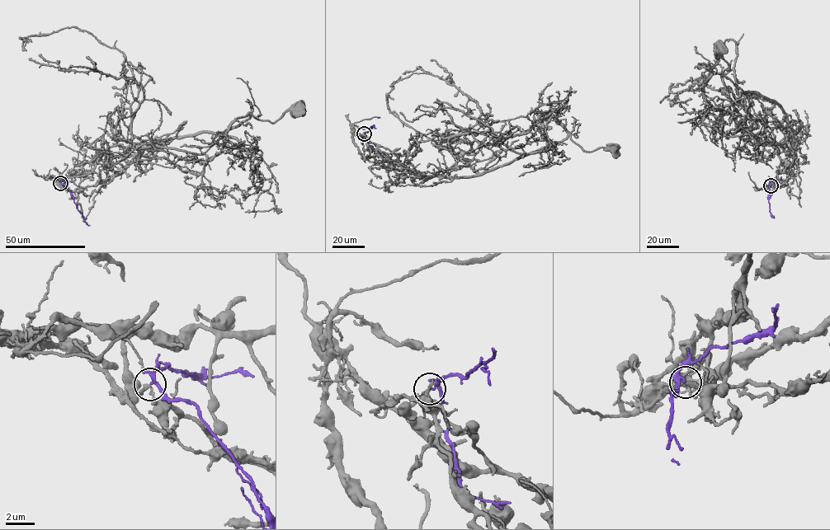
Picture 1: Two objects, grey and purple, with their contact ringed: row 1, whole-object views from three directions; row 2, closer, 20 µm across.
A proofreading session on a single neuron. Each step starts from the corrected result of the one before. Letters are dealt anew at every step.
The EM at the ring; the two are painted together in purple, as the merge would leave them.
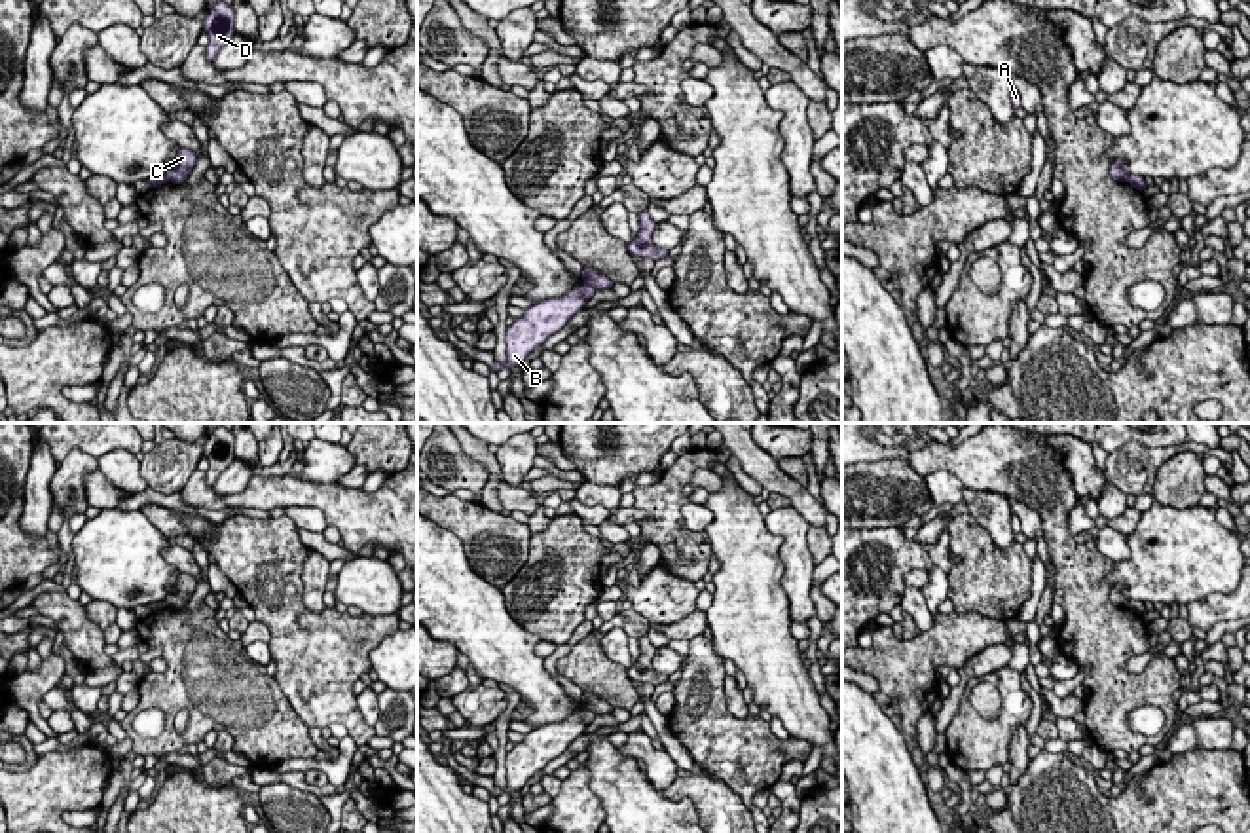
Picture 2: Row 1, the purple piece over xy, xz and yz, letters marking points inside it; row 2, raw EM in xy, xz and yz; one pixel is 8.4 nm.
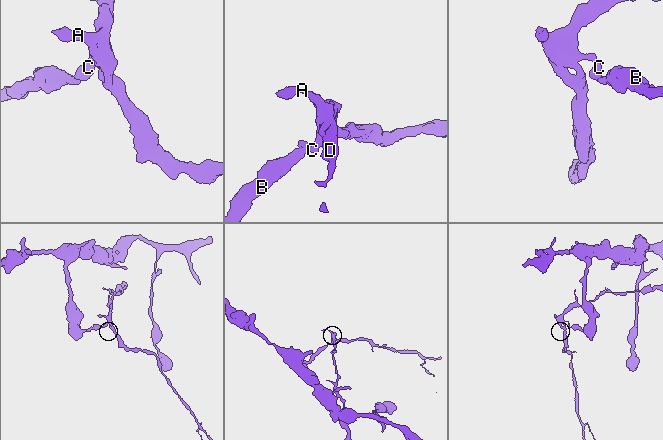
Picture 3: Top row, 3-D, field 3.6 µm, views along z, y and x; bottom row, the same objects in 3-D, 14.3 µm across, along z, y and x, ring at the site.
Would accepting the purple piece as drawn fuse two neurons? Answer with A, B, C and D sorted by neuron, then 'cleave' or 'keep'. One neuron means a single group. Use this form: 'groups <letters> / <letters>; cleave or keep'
groups A C D / B; cleave

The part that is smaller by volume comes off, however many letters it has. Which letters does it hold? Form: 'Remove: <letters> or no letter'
Remove: A, C, D

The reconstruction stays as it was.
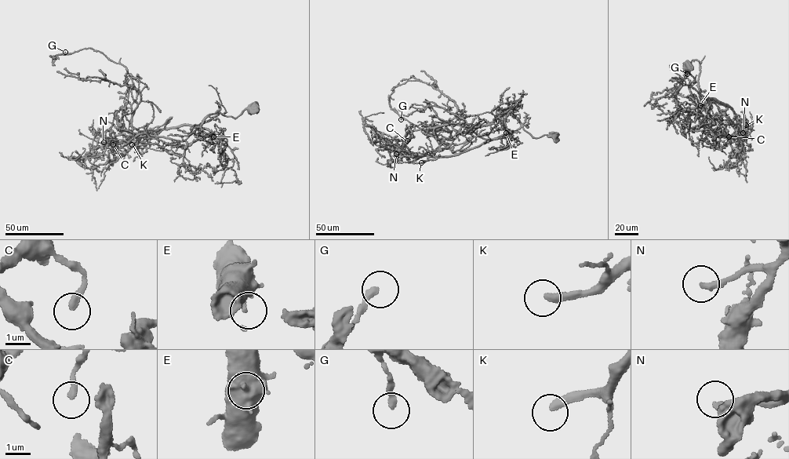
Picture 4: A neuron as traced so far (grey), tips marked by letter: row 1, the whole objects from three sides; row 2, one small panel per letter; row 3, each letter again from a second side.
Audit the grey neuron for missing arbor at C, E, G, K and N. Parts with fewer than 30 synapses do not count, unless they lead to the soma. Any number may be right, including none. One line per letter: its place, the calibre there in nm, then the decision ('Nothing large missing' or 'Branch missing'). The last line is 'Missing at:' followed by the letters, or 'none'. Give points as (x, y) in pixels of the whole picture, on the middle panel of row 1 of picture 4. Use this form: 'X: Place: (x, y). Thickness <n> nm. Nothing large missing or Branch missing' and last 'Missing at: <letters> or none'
C: Place: (407, 140). Thickness 240 nm. Nothing large missing
E: Place: (506, 132). Thickness 440 nm. Nothing large missing
G: Place: (401, 119). Thickness 260 nm. Nothing large missing
K: Place: (421, 162). Thickness 340 nm. Branch missing
N: Place: (396, 154). Thickness 240 nm. Nothing large missing
Missing at: K

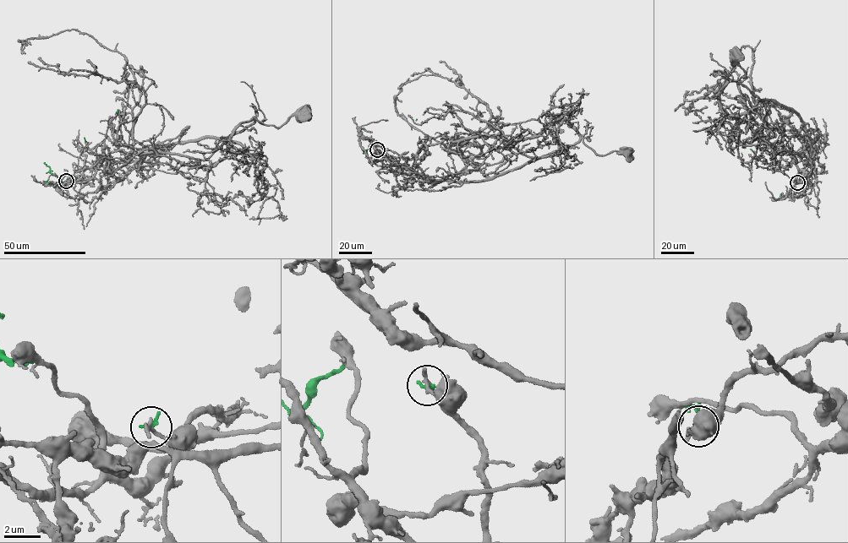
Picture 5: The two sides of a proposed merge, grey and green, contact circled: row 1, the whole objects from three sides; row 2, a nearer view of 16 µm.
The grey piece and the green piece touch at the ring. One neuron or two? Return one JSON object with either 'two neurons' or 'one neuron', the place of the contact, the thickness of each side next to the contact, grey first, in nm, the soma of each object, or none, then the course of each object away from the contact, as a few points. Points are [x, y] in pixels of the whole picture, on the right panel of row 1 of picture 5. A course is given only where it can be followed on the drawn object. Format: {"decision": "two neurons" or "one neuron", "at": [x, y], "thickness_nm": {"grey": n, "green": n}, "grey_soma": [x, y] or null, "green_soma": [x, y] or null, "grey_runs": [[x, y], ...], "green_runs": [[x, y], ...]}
{"decision": "two neurons", "at": [797, 182], "thickness_nm": {"grey": 320, "green": 200}, "grey_soma": [735, 58], "green_soma": null, "grey_runs": [[797, 182], [812, 173], [812, 140], [793, 111], [761, 100], [728, 79], [745, 76], [737, 57]], "green_runs": [[797, 182], [769, 109], [745, 112], [745, 115]]}

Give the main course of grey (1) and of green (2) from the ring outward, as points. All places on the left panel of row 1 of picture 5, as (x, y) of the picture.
1: (66, 181), (86, 169), (133, 161), (160, 148), (228, 138), (255, 116), (278, 127), (292, 116), (305, 116)
2: (66, 181), (123, 121), (117, 112)

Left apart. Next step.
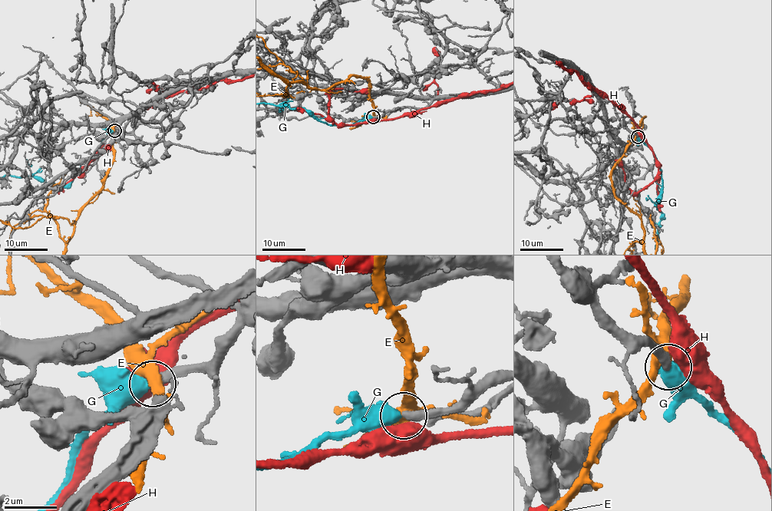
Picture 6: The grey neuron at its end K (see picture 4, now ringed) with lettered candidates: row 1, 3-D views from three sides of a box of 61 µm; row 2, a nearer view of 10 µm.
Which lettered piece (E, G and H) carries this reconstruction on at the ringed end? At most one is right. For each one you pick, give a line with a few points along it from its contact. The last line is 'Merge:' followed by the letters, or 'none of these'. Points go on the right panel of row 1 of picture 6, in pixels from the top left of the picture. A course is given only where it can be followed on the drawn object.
G: it runs (637, 137), (654, 155), (661, 170), (662, 192), (657, 208), (661, 215), (655, 248), (657, 249)
Merge: G

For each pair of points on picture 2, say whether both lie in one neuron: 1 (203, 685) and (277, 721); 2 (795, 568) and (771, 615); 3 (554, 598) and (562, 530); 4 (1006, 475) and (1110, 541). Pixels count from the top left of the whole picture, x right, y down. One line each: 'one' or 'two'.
1: one
2: two
3: one
4: two

